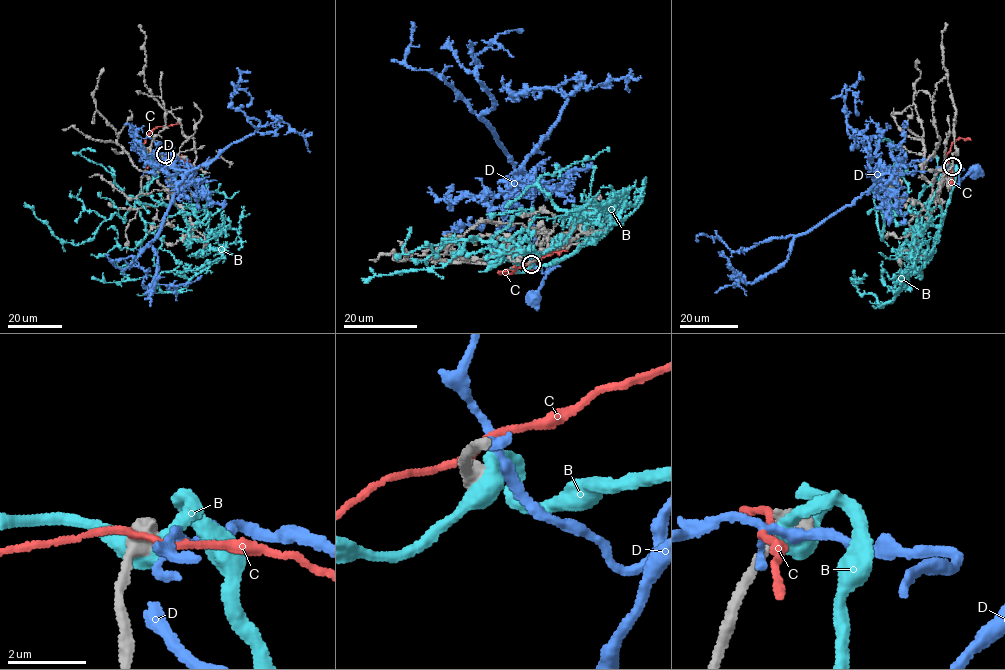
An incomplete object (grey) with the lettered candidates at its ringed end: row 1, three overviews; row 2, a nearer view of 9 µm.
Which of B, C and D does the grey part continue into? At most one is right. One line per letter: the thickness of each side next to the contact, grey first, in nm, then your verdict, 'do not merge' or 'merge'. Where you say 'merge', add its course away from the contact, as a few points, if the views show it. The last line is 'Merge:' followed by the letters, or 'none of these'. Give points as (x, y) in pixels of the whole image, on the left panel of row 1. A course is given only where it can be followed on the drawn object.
B: calibres 600 and 500 nm; do not merge
C: calibres 600 and 150 nm; do not merge
D: calibres 600 and 200 nm; do not merge
Merge: none of these

